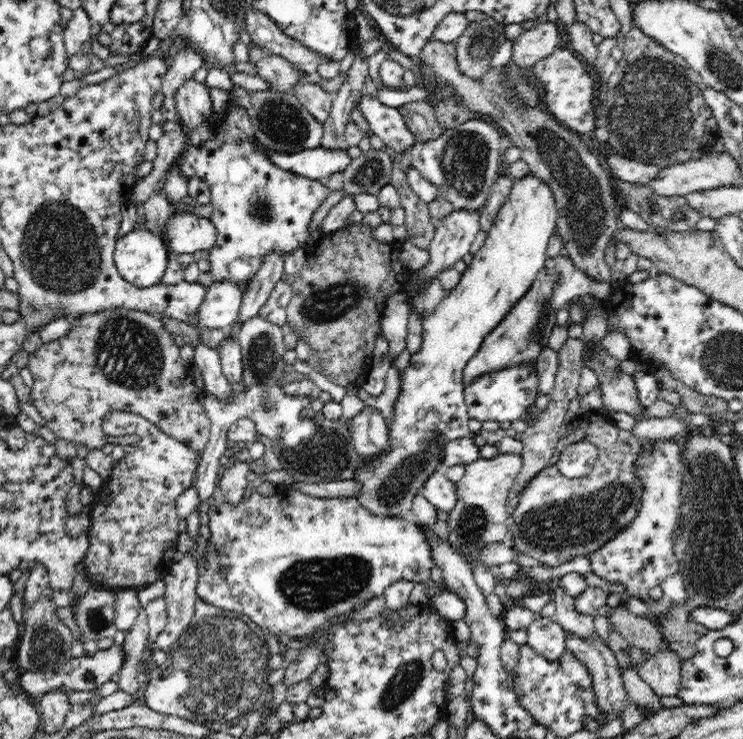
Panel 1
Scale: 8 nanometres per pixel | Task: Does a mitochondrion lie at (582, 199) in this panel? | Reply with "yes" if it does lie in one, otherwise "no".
yes

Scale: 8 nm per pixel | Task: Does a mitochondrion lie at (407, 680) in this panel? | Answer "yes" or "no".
yes

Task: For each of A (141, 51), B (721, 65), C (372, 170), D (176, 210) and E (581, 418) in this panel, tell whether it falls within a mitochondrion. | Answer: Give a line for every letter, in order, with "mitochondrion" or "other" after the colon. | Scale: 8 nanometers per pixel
A: other
B: mitochondrion
C: mitochondrion
D: other
E: other

